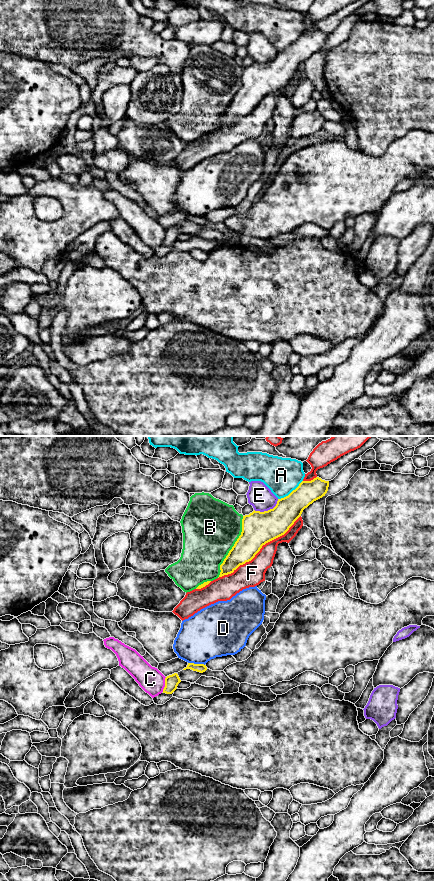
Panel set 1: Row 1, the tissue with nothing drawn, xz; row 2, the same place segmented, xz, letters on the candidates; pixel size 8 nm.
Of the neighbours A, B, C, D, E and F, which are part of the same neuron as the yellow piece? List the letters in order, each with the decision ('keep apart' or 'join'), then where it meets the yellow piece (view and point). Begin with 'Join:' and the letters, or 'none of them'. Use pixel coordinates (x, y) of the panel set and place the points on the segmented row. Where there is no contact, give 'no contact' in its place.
Join: none of them
A: keep apart | xz (291, 492)
B: keep apart | xz (232, 547)
C: keep apart | xz (165, 684)
D: keep apart | xz (196, 664)
E: keep apart | xz (268, 510)
F: keep apart | xz (260, 548)

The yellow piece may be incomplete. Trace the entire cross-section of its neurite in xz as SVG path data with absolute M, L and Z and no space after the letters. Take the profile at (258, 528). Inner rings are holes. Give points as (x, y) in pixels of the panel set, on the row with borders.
M319 477L311 481L302 481L288 496L278 499L273 509L264 512L254 510L249 515L243 516L241 535L220 565L219 577L233 573L240 565L251 561L263 545L284 535L301 516L305 508L325 496L328 487L329 481L322 480Z

